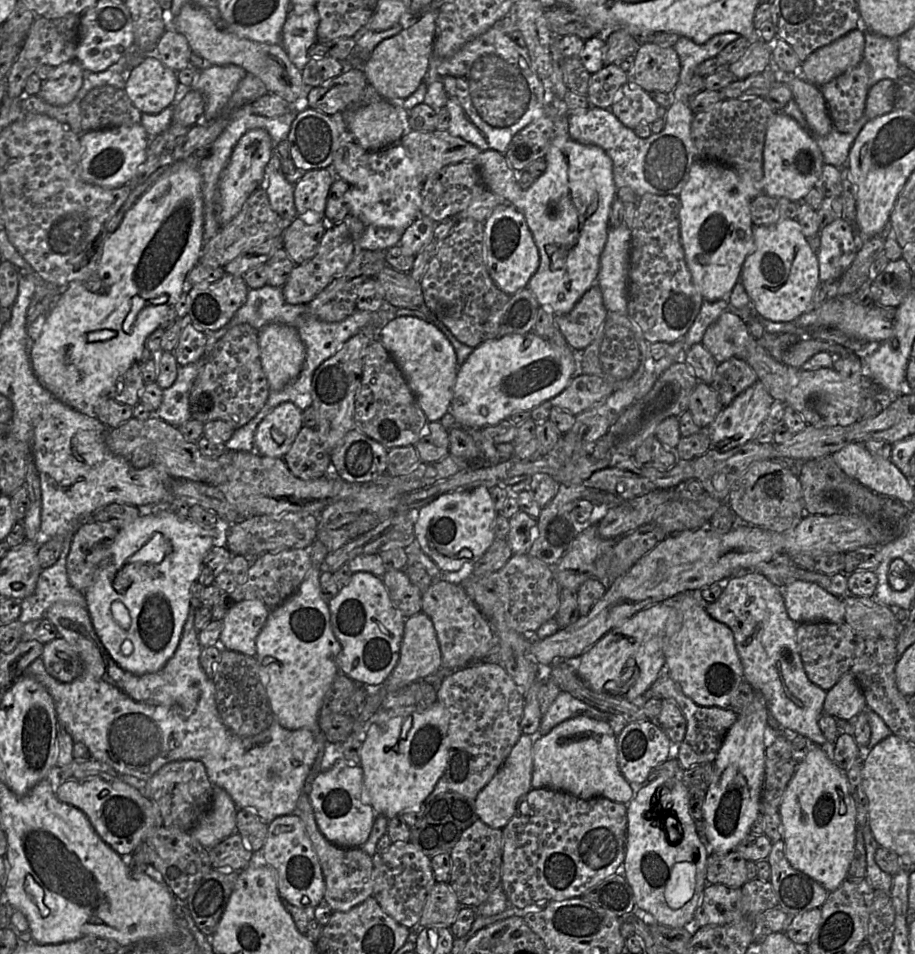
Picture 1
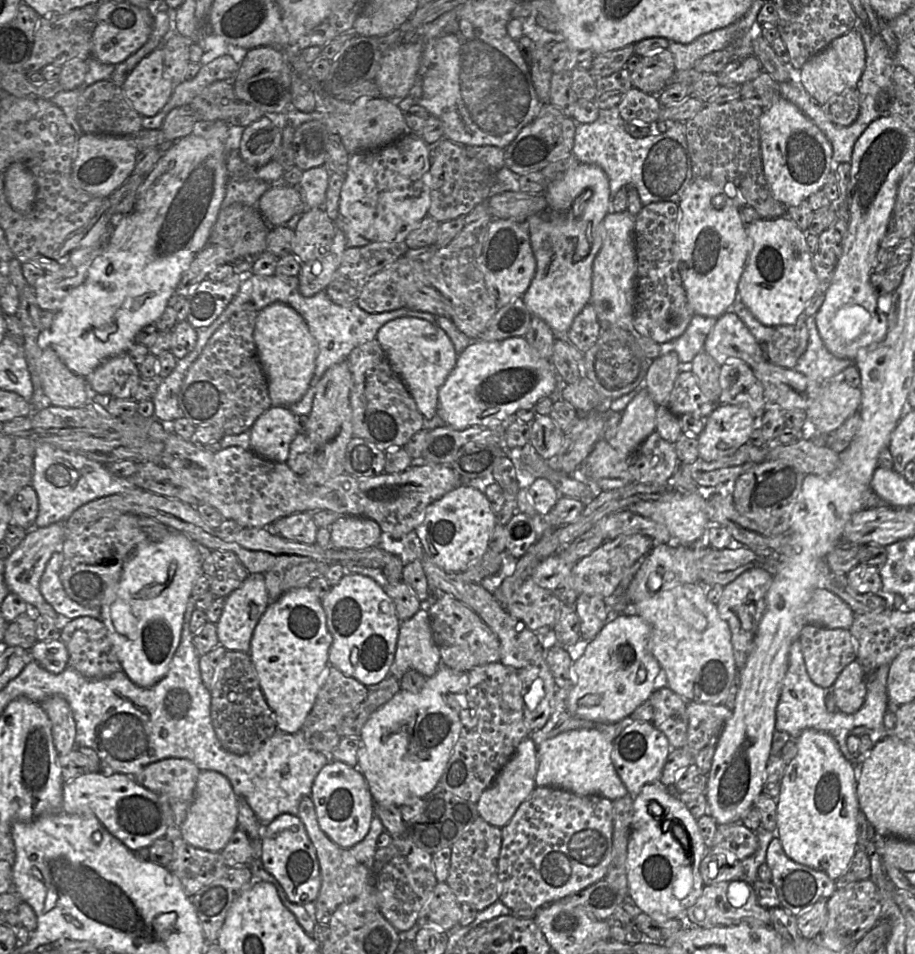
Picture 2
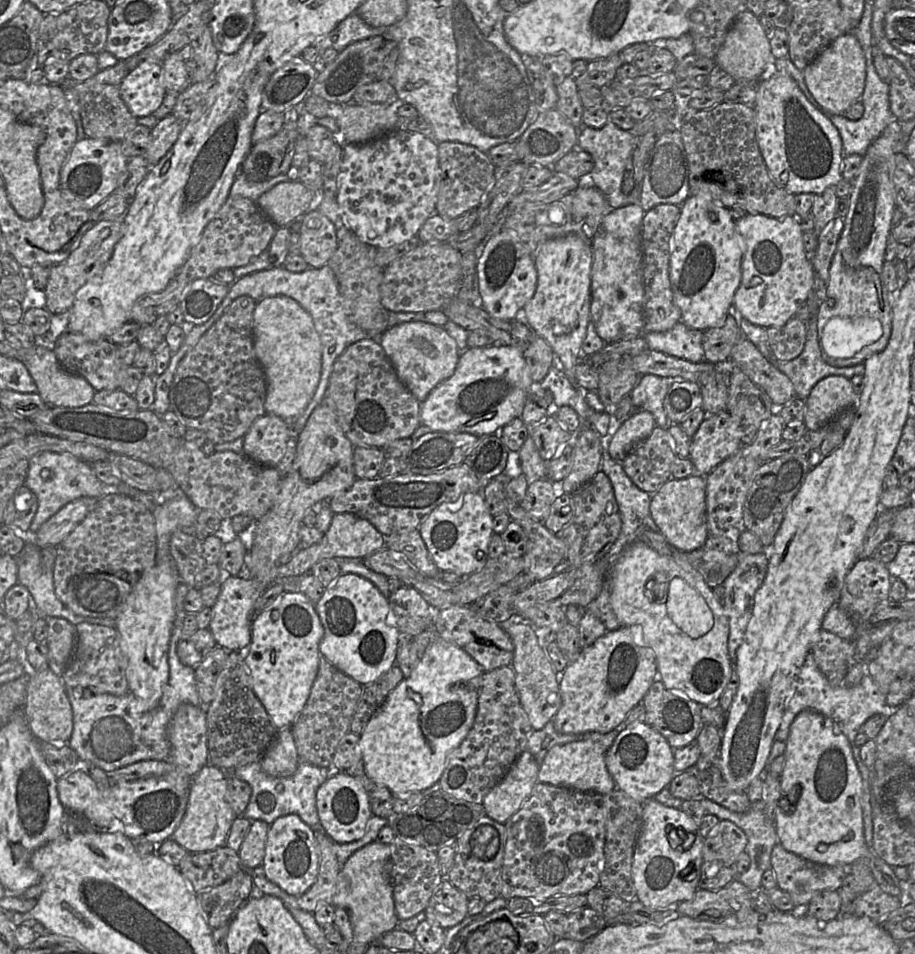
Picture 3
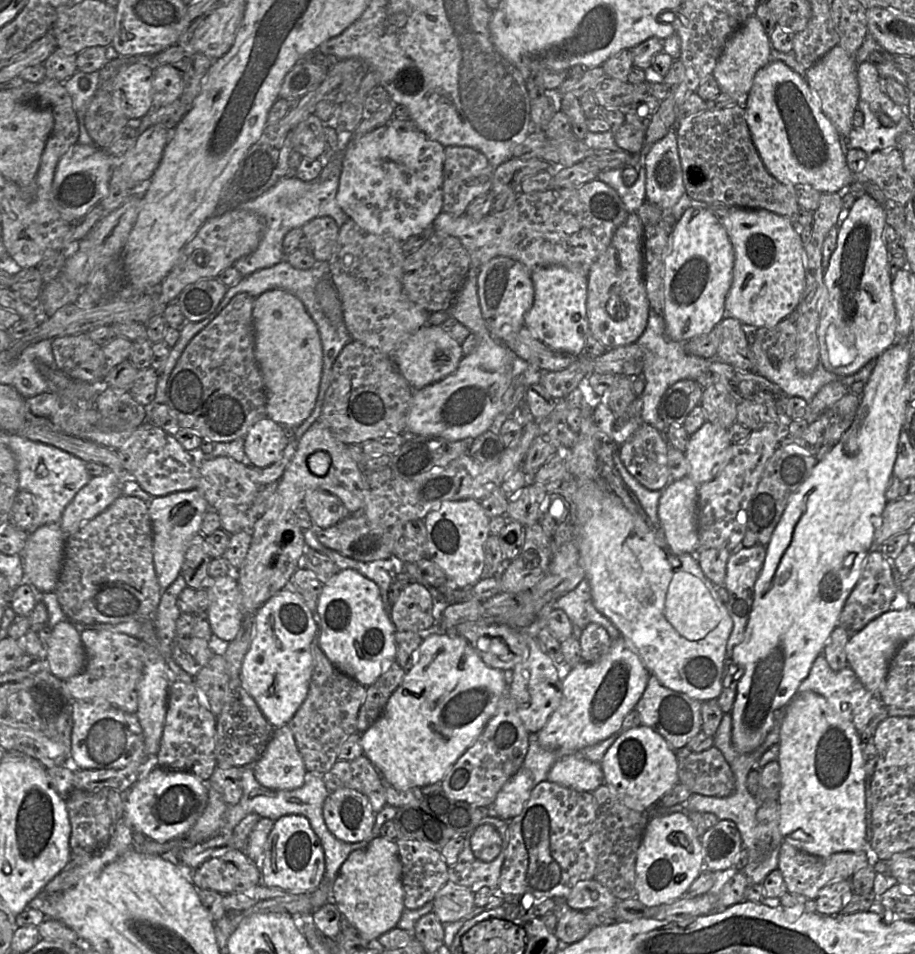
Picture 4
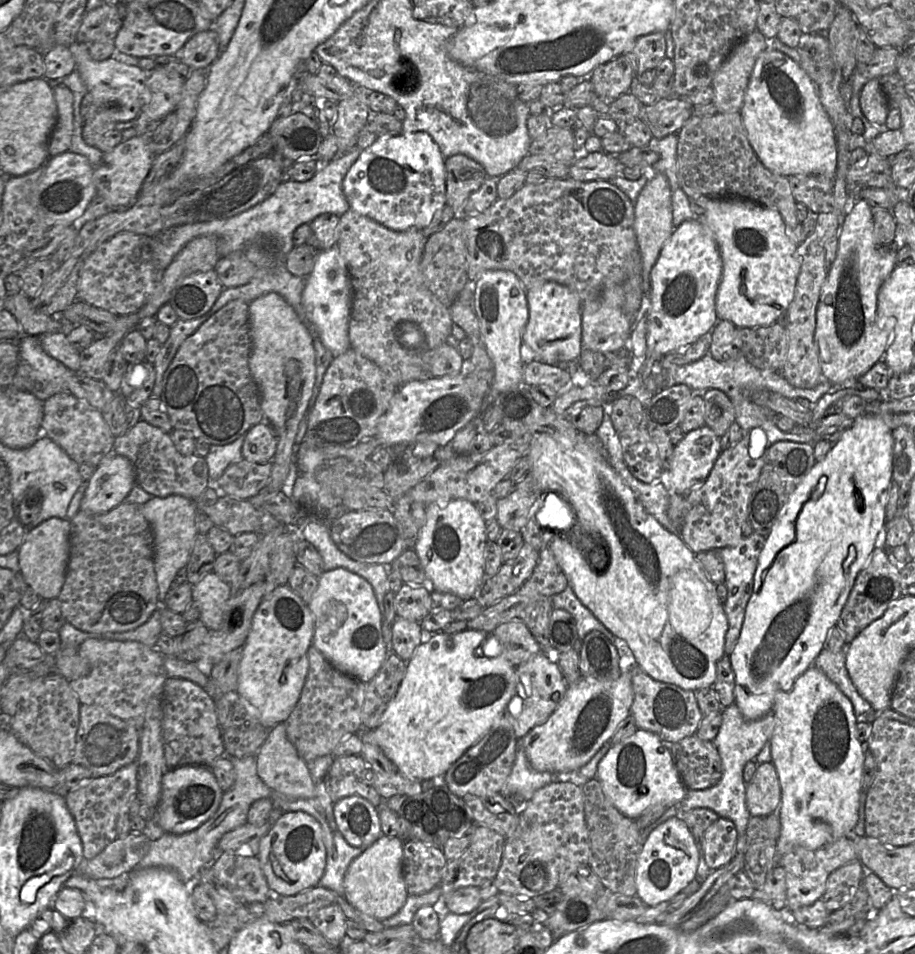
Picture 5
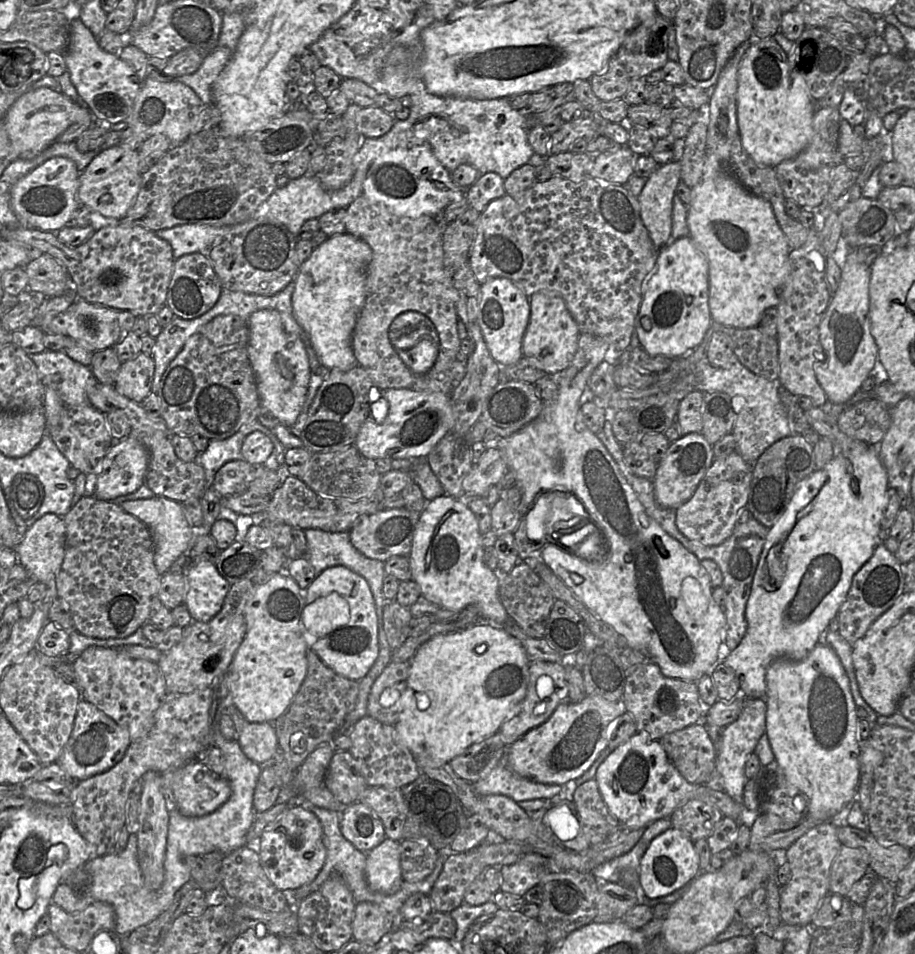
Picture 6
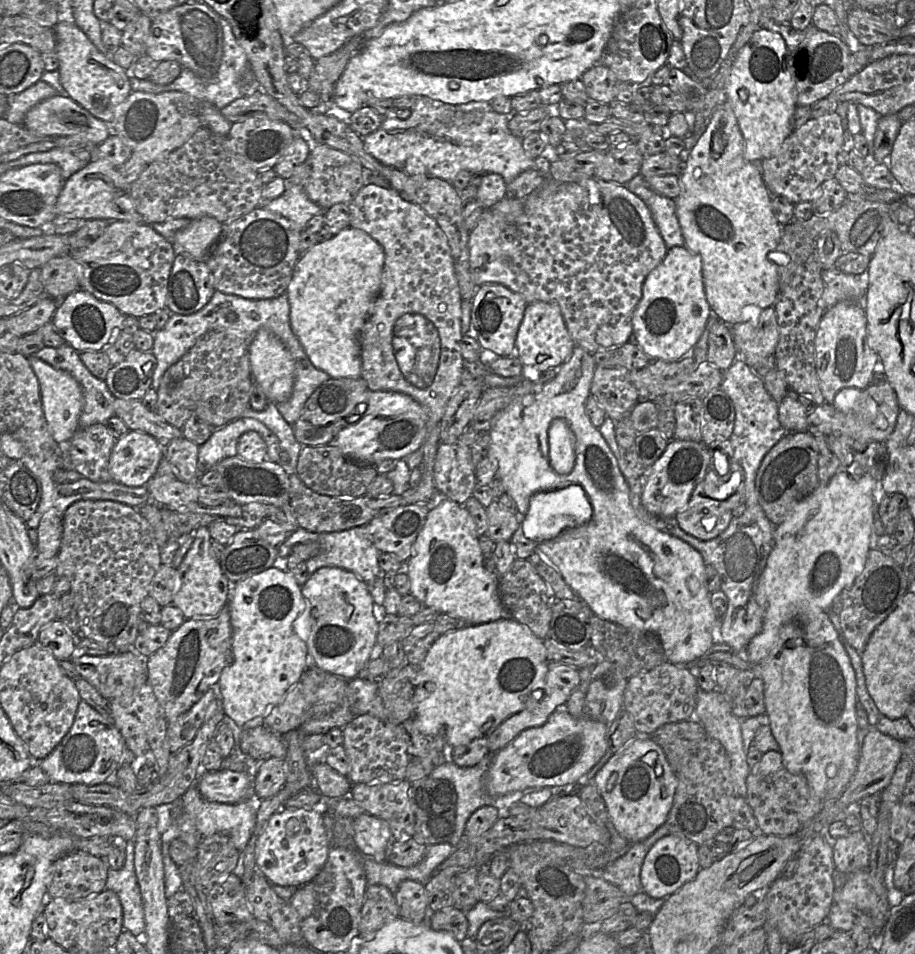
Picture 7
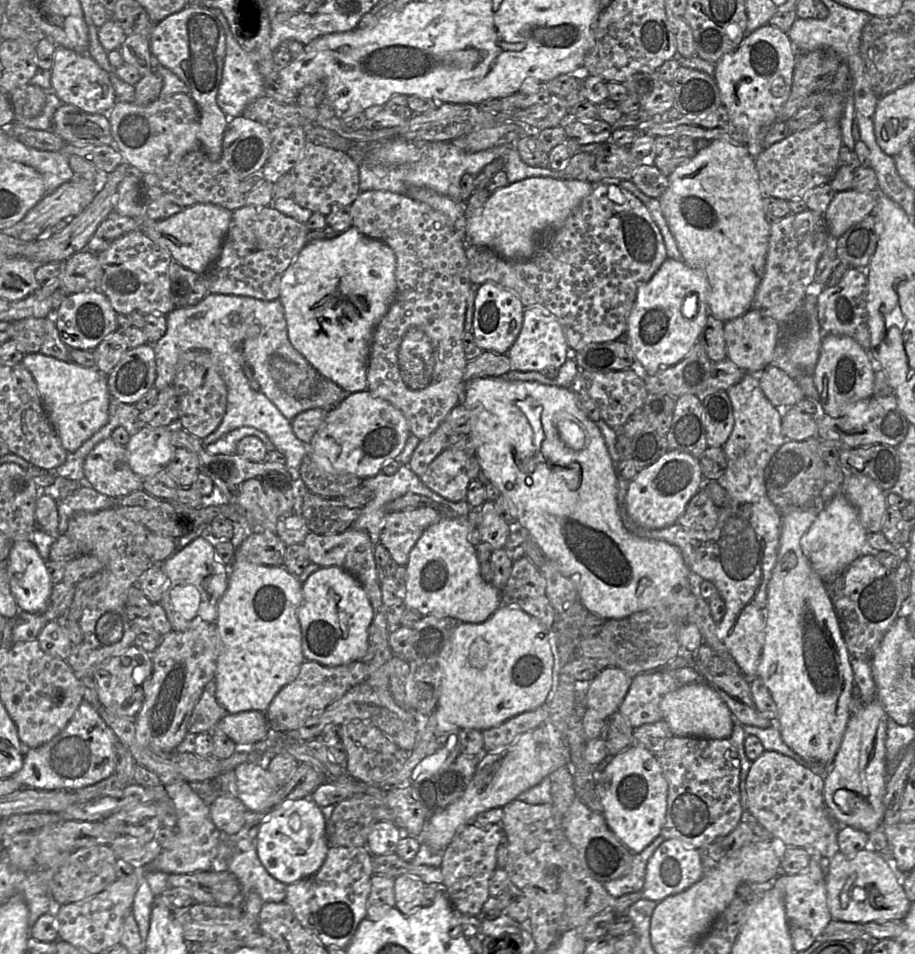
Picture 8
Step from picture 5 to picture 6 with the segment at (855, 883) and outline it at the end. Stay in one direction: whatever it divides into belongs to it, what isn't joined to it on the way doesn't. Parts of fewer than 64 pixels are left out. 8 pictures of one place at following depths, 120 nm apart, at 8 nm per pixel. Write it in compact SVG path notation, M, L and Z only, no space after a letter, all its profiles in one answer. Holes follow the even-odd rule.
M842 845L832 863L829 893L847 897L851 887L860 880L869 868L869 856L864 848Z

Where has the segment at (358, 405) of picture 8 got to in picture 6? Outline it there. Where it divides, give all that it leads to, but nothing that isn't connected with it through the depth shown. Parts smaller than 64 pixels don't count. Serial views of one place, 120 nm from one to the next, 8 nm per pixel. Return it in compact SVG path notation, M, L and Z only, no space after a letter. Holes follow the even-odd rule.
M381 389L381 391L374 392L373 396L371 397L371 407L378 399L383 399L386 401L387 404L387 415L385 419L382 421L376 421L372 417L367 419L361 426L359 433L357 435L357 438L355 440L354 446L359 450L359 452L370 459L376 460L378 458L383 457L389 457L391 459L411 459L411 460L422 460L426 459L426 457L429 455L431 450L435 447L435 445L448 433L452 431L452 428L454 426L454 416L453 416L453 410L451 405L451 394L444 394L439 392L421 392L421 391L414 391L409 389Z

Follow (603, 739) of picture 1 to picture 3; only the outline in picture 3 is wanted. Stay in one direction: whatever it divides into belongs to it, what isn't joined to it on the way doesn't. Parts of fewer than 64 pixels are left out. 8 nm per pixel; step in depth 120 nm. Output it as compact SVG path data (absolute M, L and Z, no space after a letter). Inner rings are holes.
M591 740L573 741L555 745L548 750L539 766L538 781L580 792L605 795L616 788L609 774L605 754L607 749Z

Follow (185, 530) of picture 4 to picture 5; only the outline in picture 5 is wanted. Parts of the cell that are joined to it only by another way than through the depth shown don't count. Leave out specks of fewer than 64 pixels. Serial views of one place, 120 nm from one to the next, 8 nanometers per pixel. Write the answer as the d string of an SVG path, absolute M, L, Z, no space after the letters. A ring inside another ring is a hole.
M180 495L165 498L153 497L138 509L151 525L154 535L154 570L158 585L159 599L164 601L177 572L187 566L192 546L198 531L195 525L197 504Z

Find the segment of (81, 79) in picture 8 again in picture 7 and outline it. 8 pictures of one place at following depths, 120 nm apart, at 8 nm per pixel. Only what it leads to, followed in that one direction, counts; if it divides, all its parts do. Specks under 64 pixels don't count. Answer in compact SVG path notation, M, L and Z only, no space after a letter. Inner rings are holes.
M60 21L53 27L59 59L59 74L68 97L89 111L96 118L111 123L116 108L132 92L129 73L111 58L101 53L74 21Z

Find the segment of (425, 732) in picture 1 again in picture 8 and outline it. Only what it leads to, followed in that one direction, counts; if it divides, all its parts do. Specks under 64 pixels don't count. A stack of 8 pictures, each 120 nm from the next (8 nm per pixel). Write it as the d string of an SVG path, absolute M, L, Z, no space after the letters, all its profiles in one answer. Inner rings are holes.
M502 604L482 623L460 623L443 648L438 666L441 684L435 714L460 729L493 728L545 703L553 684L552 631L519 607Z

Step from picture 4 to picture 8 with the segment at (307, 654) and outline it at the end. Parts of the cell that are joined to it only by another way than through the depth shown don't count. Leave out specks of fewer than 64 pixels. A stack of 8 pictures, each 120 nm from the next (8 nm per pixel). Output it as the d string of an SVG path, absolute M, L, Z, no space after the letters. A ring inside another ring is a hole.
M238 554L229 566L229 584L217 607L218 656L216 699L228 714L266 712L275 696L298 676L305 661L298 611L303 604L302 583L285 566L257 565Z

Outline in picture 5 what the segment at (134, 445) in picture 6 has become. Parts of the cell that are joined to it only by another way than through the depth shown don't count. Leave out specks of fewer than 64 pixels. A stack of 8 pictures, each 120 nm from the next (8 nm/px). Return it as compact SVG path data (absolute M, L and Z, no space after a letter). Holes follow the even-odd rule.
M114 452L107 454L87 481L80 510L88 514L106 513L125 502L135 484L131 461Z

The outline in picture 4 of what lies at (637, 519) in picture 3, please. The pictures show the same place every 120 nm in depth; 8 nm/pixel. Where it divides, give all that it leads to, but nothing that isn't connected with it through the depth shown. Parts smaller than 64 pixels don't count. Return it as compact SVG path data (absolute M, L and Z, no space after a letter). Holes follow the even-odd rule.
M616 447L616 451L613 454L613 461L623 482L634 494L643 512L648 517L650 529L656 535L662 535L662 528L657 514L658 502L662 491L652 491L642 486L623 465L619 457L618 447Z

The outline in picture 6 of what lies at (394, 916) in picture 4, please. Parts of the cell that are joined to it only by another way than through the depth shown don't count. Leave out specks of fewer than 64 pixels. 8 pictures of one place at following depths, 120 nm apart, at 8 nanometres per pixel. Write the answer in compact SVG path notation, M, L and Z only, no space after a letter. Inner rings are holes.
M385 838L366 854L365 878L370 890L395 894L403 883L400 866L400 843Z

